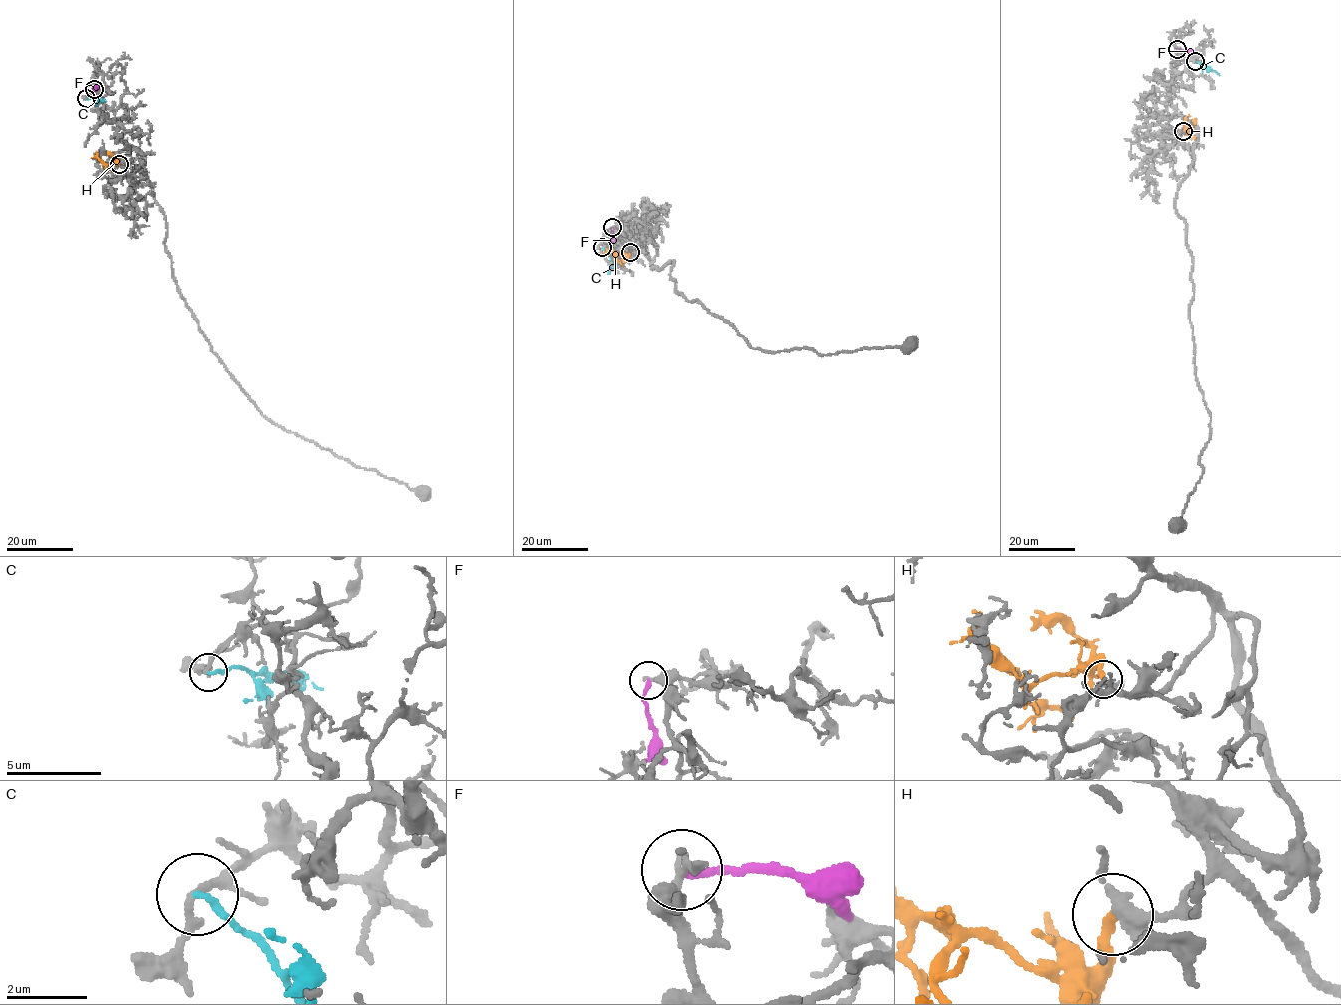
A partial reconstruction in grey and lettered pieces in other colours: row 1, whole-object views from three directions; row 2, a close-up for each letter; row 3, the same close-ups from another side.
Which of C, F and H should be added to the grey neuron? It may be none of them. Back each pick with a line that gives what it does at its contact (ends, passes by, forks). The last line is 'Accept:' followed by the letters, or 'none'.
H: it ends
Accept: H

